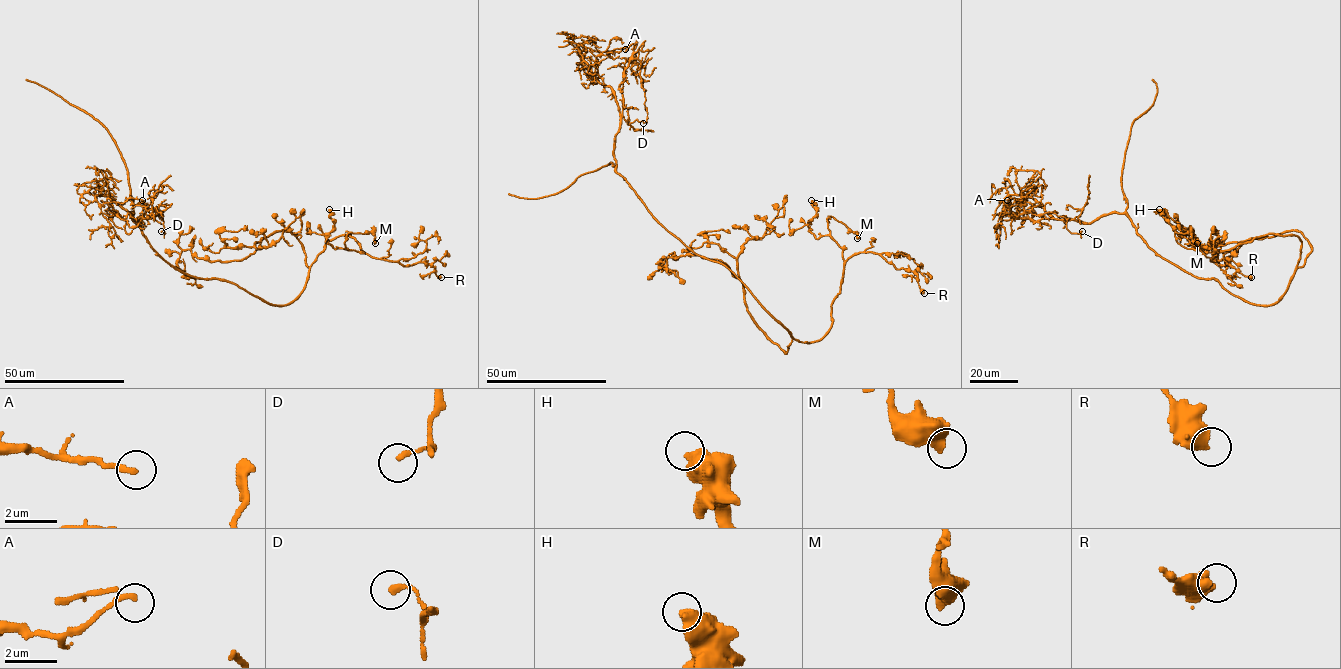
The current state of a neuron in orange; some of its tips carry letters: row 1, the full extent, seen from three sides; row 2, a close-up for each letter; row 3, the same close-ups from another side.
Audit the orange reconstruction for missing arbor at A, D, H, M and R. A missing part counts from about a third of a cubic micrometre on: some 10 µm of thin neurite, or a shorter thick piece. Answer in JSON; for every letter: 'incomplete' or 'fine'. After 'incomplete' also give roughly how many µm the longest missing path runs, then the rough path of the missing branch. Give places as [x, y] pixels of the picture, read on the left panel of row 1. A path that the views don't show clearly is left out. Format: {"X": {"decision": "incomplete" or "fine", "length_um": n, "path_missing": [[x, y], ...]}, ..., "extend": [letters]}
{"A": {"decision": "fine"}, "D": {"decision": "fine"}, "H": {"decision": "fine"}, "M": {"decision": "fine"}, "R": {"decision": "fine"}, "extend": []}

